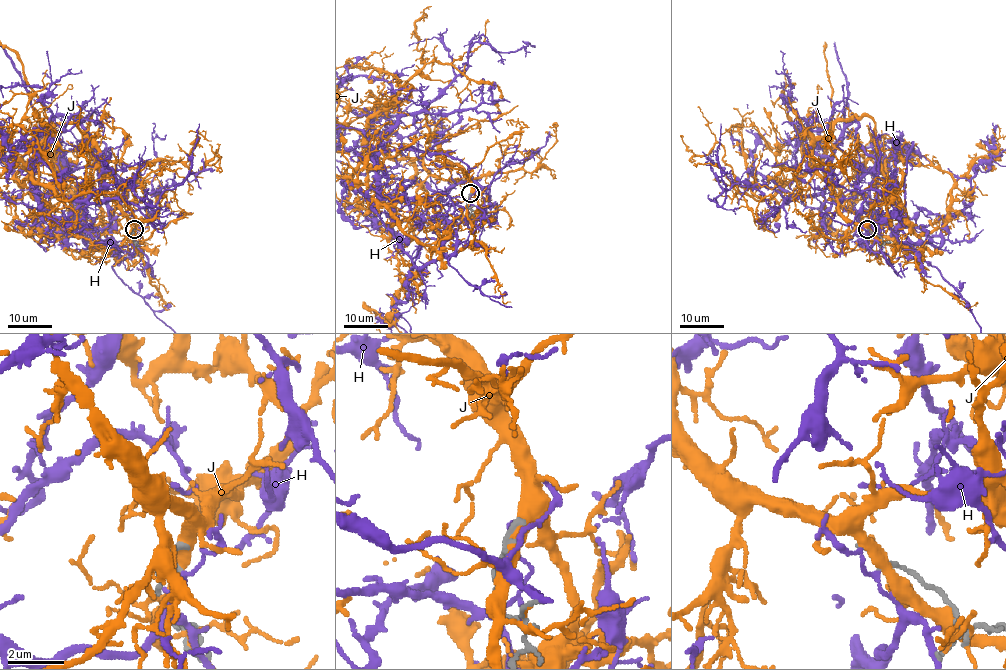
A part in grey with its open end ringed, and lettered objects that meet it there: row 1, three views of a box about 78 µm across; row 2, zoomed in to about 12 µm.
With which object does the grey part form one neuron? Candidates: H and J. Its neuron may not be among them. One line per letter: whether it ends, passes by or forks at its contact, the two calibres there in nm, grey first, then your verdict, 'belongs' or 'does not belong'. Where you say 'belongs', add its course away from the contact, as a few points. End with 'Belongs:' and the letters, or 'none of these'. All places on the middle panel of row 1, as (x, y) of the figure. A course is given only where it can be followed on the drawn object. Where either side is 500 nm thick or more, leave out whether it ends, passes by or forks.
H: it passes by | 160/120 nm | does not belong
J: it passes by | 300/440 nm | does not belong
Belongs: none of these

